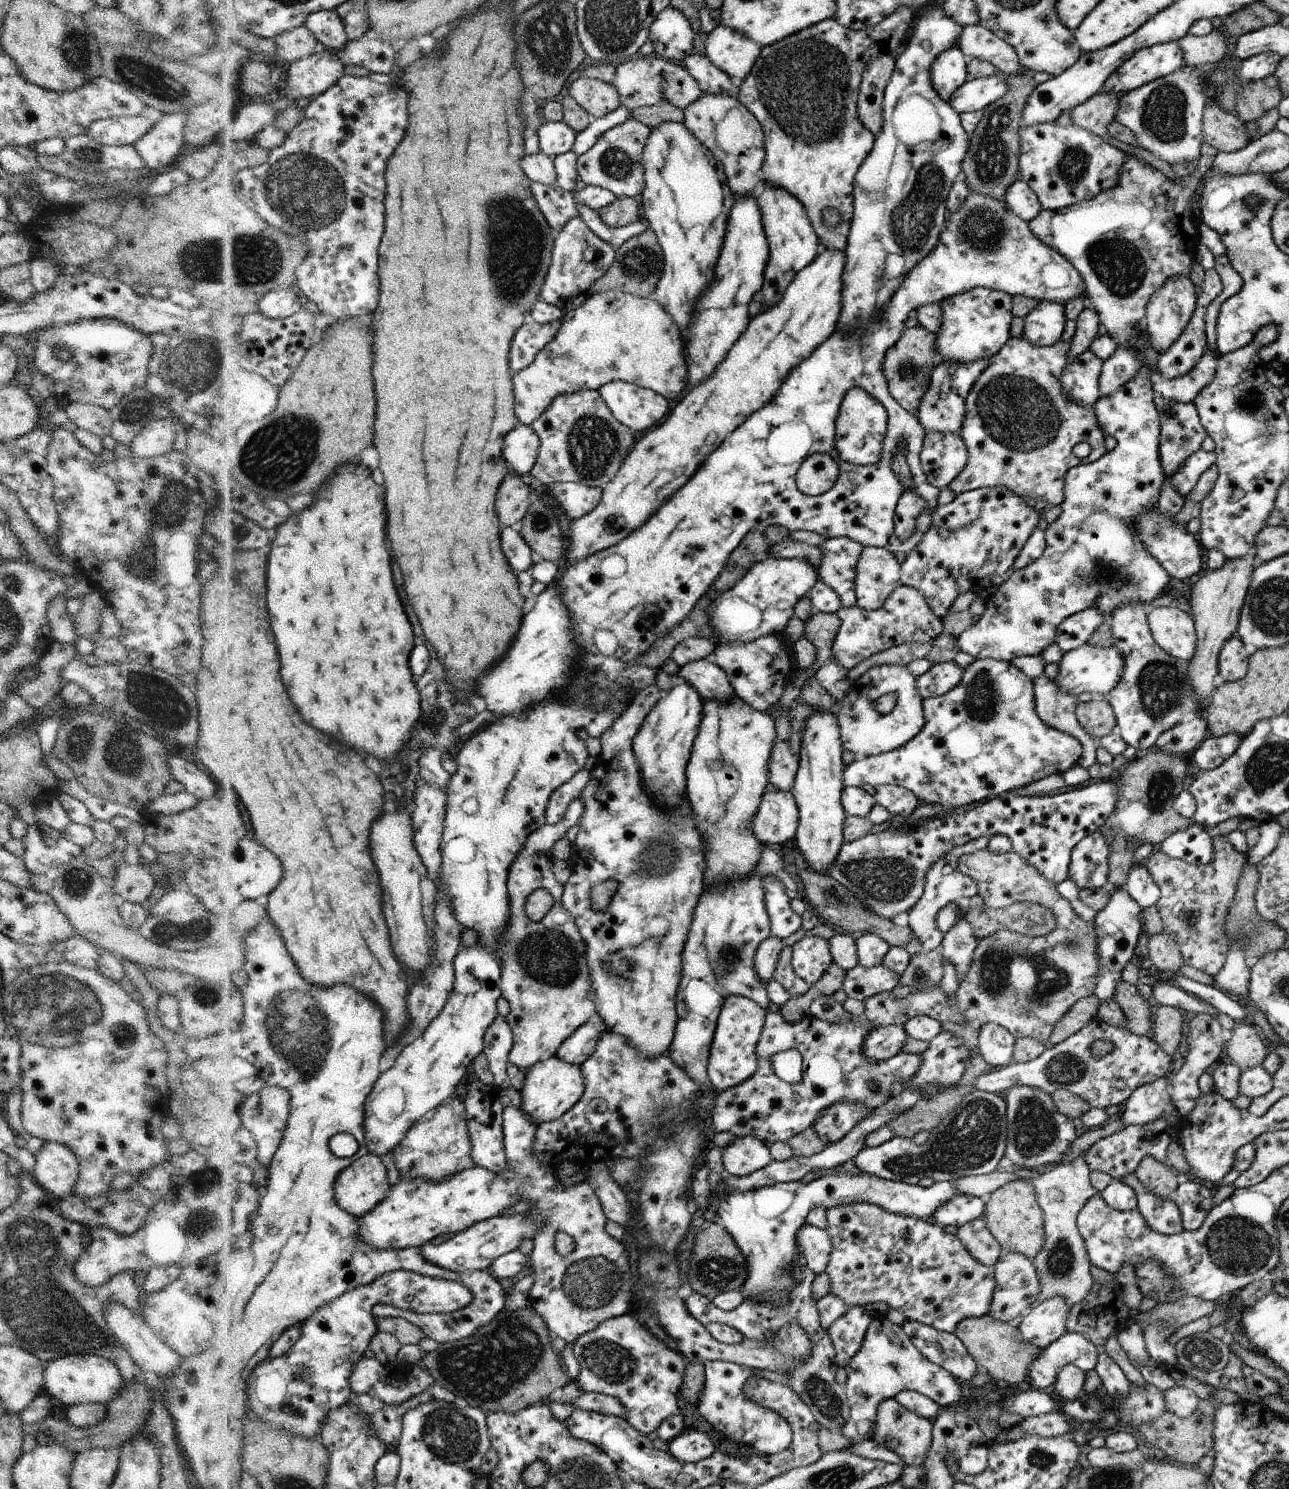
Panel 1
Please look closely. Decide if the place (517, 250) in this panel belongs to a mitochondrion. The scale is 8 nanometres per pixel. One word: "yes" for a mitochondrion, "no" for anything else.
yes

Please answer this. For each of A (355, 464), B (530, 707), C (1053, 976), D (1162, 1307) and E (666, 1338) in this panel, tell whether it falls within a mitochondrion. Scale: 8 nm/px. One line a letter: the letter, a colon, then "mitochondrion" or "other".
A: other
B: other
C: mitochondrion
D: other
E: other

